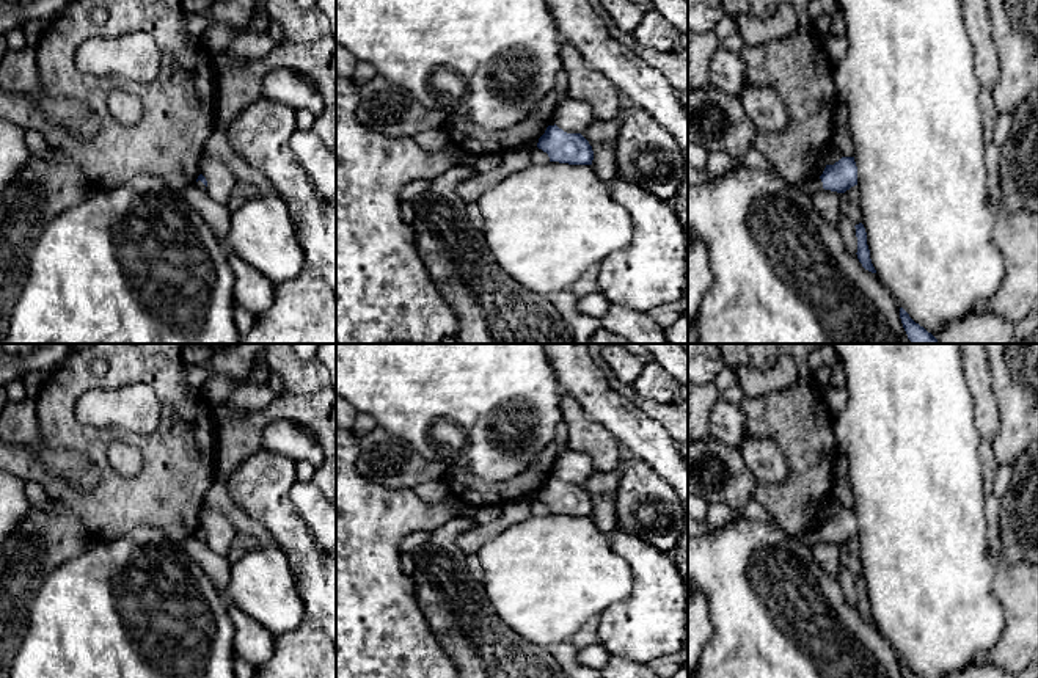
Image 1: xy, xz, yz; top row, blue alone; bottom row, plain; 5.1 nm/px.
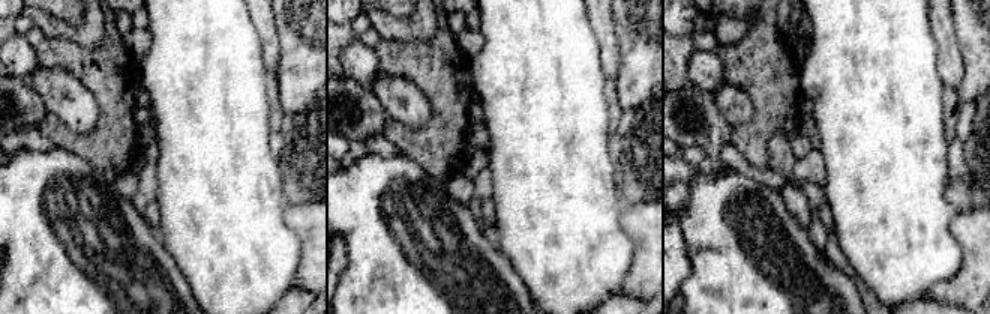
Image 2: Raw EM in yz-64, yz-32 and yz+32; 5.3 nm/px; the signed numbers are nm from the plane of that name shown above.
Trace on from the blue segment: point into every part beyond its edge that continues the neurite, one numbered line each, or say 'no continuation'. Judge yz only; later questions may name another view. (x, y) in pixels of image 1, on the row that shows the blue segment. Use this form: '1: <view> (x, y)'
1: yz (809, 189)

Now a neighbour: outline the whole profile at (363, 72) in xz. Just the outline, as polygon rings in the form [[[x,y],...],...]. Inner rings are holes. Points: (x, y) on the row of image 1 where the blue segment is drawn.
[[[358,61],[355,72],[352,75],[352,80],[356,85],[363,85],[363,83],[372,80],[375,75],[377,75],[377,71],[371,64]]]

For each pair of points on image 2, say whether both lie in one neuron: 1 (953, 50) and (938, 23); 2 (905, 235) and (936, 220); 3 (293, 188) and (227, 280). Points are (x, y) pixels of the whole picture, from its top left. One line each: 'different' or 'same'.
1: same
2: same
3: different

